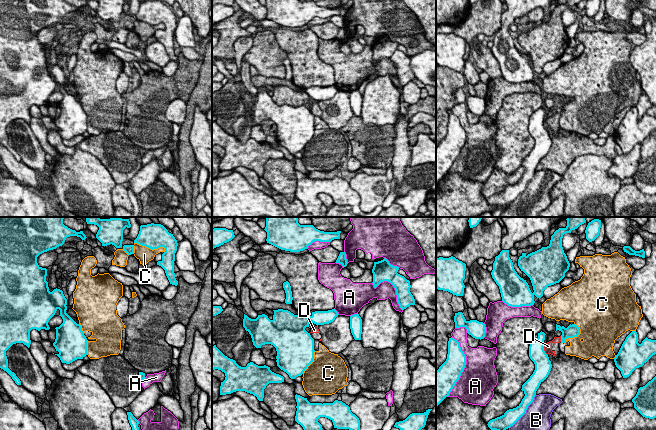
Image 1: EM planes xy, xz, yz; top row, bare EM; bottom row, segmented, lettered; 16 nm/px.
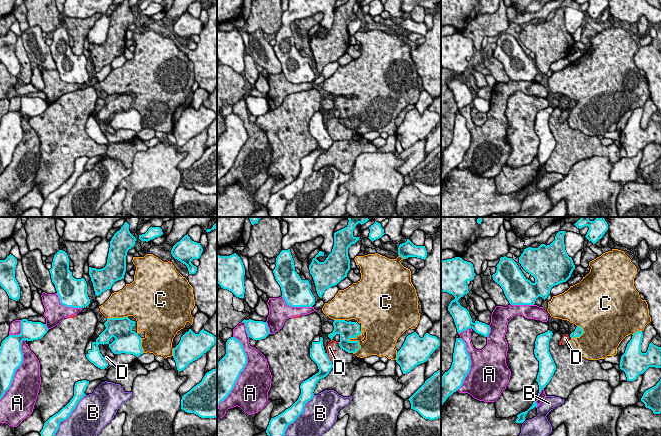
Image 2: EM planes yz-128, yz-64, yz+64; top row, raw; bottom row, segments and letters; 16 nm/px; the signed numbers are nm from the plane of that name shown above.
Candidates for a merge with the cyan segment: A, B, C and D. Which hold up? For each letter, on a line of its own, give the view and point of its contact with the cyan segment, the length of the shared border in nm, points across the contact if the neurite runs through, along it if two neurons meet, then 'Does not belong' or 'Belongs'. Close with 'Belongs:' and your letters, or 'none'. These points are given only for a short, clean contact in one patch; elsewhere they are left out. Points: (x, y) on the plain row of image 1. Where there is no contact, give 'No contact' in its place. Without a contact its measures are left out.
A: Touches cyan at yz (464, 143). Shared border 950 nm. Does not belong
B: Touches cyan at yz (525, 187). Shared border 700 nm. Does not belong
C: Touches cyan at xy (151, 24). Shared border 550 nm. Belongs
D: Touches cyan at yz (543, 126). Shared border 200 nm. Does not belong
Belongs: C

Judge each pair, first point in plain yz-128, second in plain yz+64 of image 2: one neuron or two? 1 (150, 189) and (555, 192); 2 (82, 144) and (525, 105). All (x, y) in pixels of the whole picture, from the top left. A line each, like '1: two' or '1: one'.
1: one
2: one

